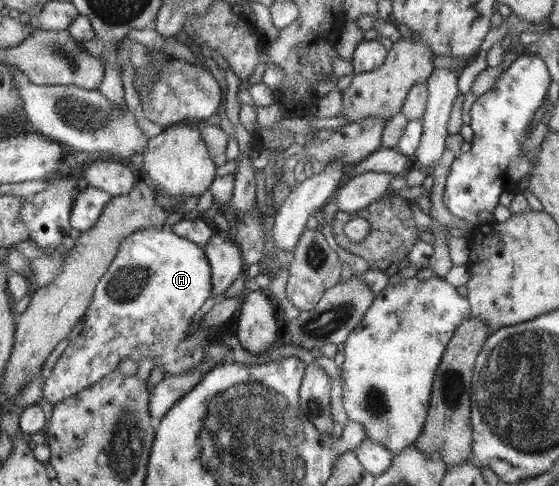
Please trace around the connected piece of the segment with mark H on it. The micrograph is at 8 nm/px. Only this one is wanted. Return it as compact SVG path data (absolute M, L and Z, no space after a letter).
M163 227L160 230L155 228L147 228L144 230L136 231L134 234L128 235L121 243L119 251L115 254L111 265L105 272L105 275L101 276L101 279L97 282L91 303L89 304L88 310L86 311L85 324L79 335L73 340L57 362L55 363L50 376L47 378L45 384L42 385L43 395L49 403L56 404L61 402L81 390L87 387L91 387L94 383L97 383L100 379L103 379L106 375L109 375L112 371L118 369L120 361L123 359L133 359L133 361L139 362L145 358L154 359L154 367L162 367L165 369L165 375L179 375L190 371L192 367L198 367L202 361L206 361L205 348L216 341L218 337L225 334L227 331L233 330L232 323L221 324L212 328L204 328L203 326L197 327L197 331L189 331L191 329L191 323L193 323L193 317L195 313L203 307L203 303L209 299L212 295L212 271L210 263L208 262L207 256L205 255L204 248L198 246L196 243L189 241L188 239L182 238L180 235L173 233L173 230L168 227Z

